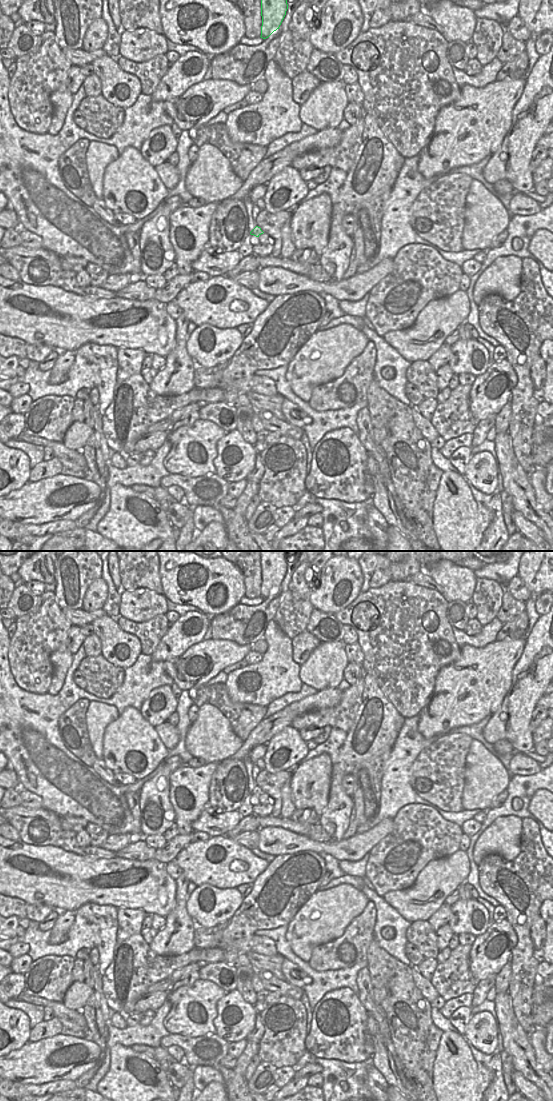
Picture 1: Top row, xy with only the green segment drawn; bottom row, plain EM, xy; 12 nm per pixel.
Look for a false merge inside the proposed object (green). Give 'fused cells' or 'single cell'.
fused cells

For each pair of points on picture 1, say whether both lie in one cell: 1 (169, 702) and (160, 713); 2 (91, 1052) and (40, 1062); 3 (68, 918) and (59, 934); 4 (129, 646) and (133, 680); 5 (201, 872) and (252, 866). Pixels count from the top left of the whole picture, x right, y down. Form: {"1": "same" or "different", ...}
{"1": "same", "2": "same", "3": "same", "4": "different", "5": "same"}

